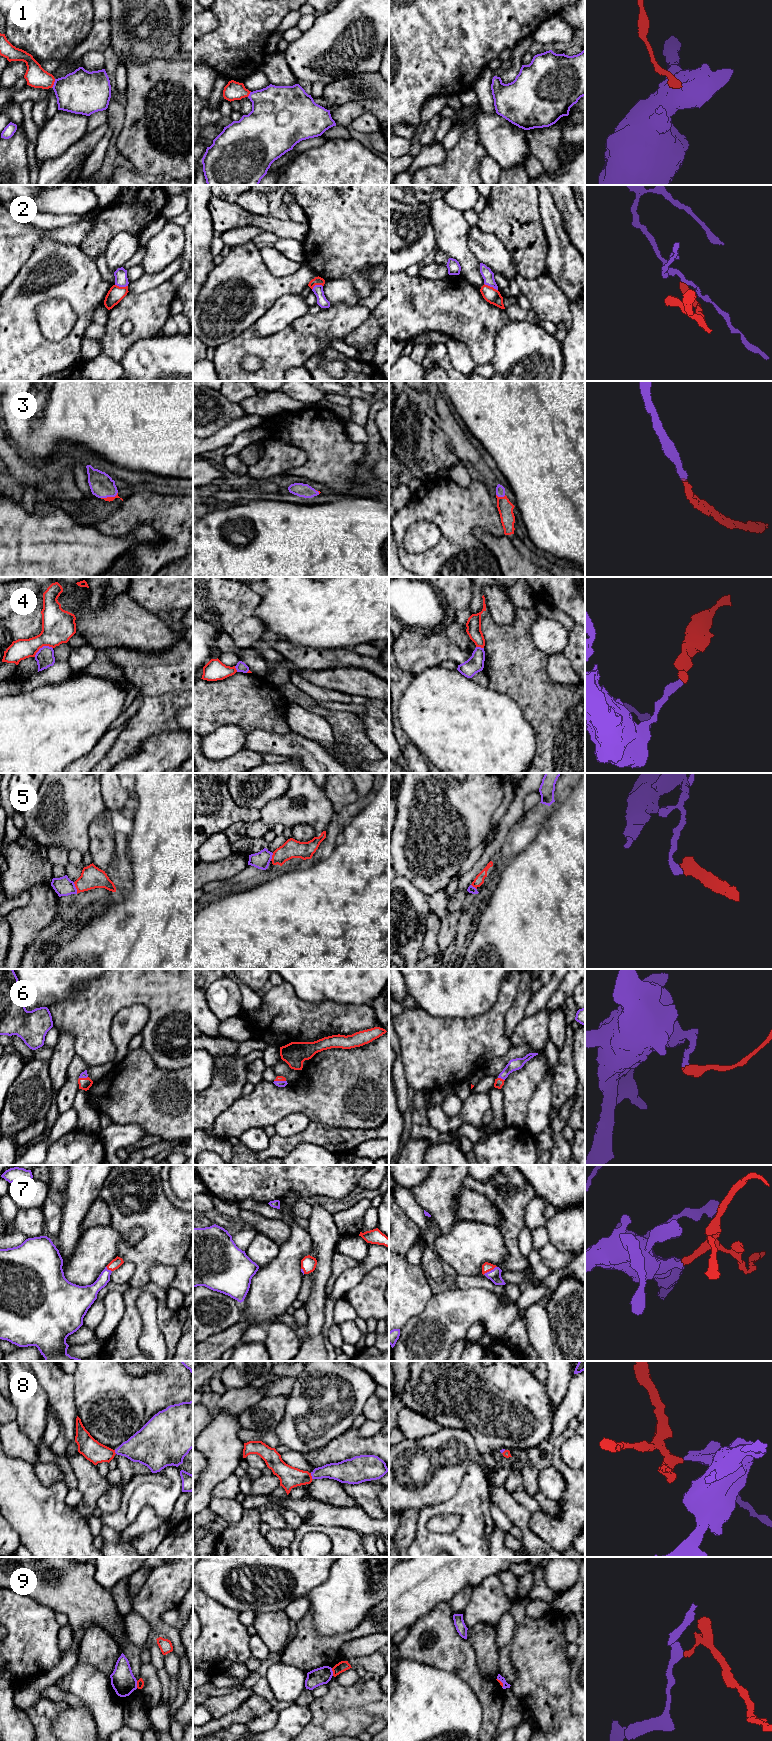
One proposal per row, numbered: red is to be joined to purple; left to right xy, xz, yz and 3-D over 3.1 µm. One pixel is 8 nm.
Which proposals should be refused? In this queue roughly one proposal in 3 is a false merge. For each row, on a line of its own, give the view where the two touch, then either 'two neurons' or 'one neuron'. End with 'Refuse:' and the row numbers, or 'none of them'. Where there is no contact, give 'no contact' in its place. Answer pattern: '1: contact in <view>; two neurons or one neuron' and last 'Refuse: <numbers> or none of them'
1: contact in xy; one neuron
2: contact in yz; two neurons
3: contact in yz; one neuron
4: contact in xy; two neurons
5: contact in xy; two neurons
6: contact in yz; one neuron
7: contact in yz; one neuron
8: contact in xz; one neuron
9: contact in xz; two neurons
Refuse: 2, 4, 5, 9

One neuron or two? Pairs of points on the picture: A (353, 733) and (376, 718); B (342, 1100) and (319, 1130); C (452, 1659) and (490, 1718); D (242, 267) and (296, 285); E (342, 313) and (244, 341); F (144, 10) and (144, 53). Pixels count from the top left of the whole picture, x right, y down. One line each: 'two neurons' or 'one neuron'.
A: two neurons
B: two neurons
C: one neuron
D: one neuron
E: one neuron
F: one neuron

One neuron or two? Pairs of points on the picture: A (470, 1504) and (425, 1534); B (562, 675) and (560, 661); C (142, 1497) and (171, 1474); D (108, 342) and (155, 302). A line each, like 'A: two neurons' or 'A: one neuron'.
A: one neuron
B: one neuron
C: one neuron
D: one neuron

